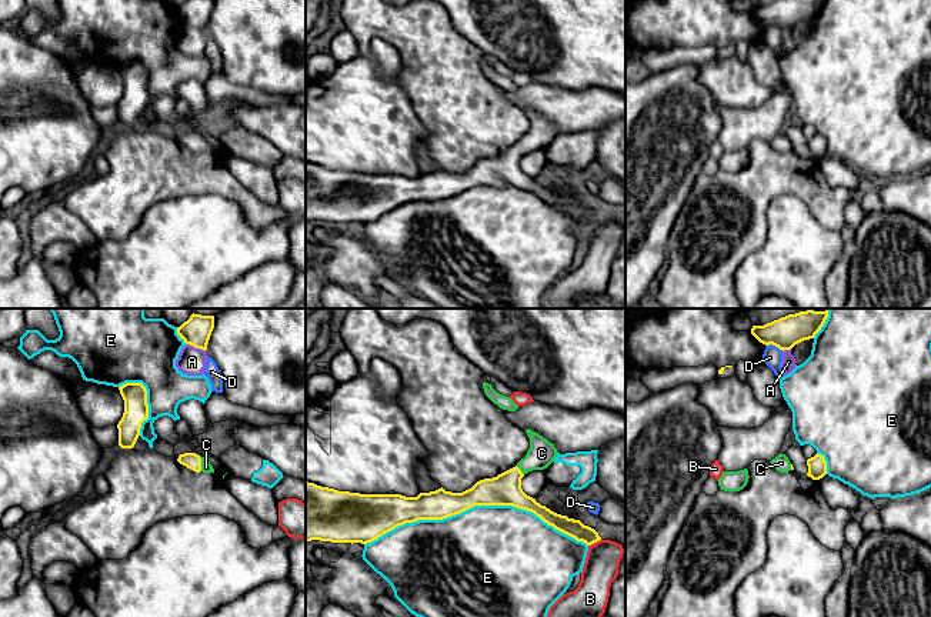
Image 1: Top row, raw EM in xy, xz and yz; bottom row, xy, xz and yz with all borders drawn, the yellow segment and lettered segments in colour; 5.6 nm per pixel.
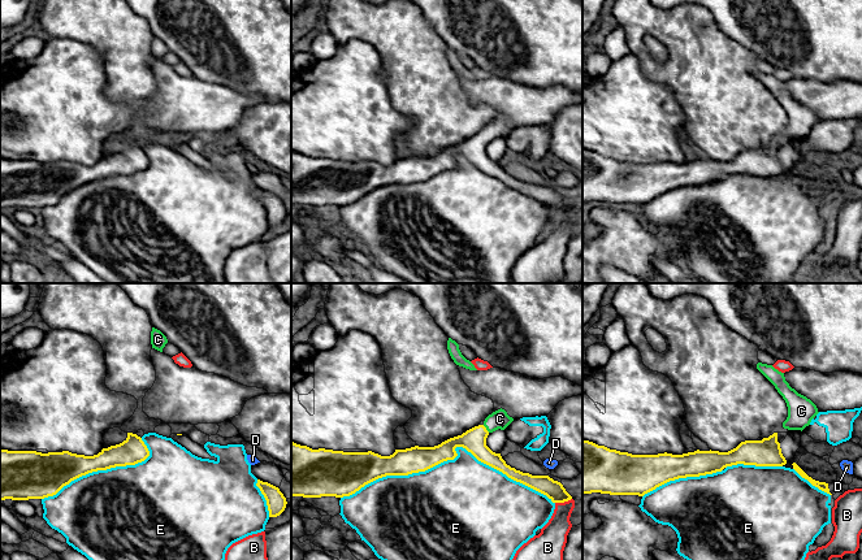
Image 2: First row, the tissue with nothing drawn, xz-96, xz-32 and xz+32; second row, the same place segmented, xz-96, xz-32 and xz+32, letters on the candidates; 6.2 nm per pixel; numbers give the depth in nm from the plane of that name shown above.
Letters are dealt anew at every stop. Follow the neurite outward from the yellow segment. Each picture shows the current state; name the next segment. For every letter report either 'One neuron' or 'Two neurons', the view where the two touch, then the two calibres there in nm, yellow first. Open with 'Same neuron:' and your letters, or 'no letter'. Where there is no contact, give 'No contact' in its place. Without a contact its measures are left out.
Same neuron: C
A: Two neurons. Touches yellow in xy. Thickness 150 nm (yellow) against 160 nm
B: Two neurons. Touches yellow in xz. Thickness 100 nm (yellow) against 190 nm
C: One neuron. Touches yellow in xy. Thickness 90 nm (yellow) against 60 nm
D: Two neurons. Touches yellow in yz. Thickness 160 nm (yellow) against 110 nm
E: Two neurons. Touches yellow in xz. Thickness 180 nm (yellow) against 480 nm

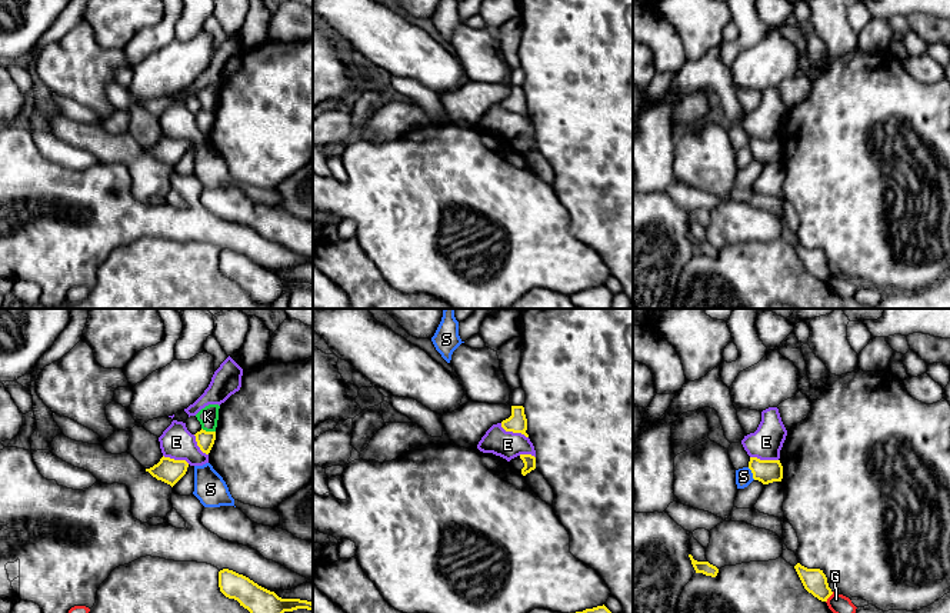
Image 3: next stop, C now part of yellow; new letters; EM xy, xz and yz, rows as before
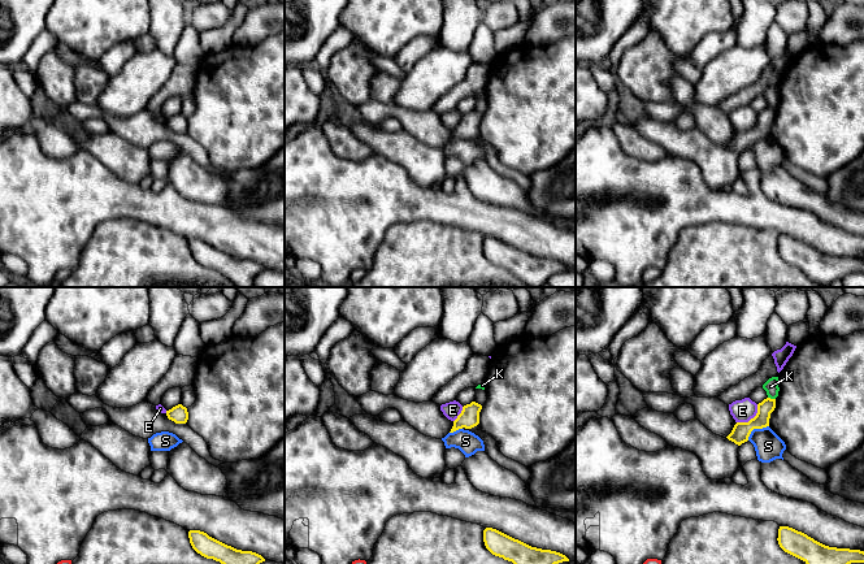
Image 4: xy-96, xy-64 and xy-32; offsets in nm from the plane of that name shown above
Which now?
Same neuron: no letter
E: Two neurons. Touches yellow in xz. Thickness 110 nm (yellow) against 160 nm
G: Two neurons. Touches yellow in yz. Thickness 140 nm (yellow) against 120 nm
K: Two neurons. Touches yellow in xy. Thickness 100 nm (yellow) against 110 nm
S: Two neurons. Touches yellow in yz. Thickness 130 nm (yellow) against 100 nm

